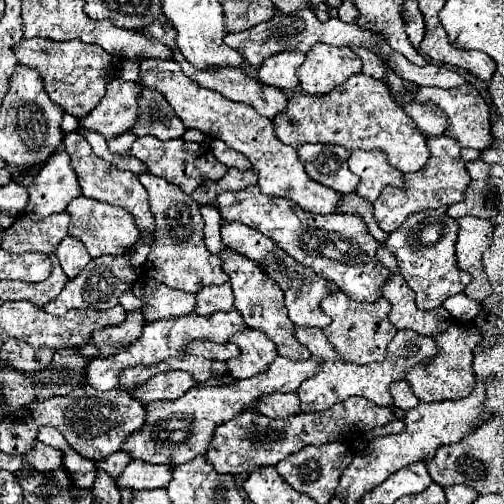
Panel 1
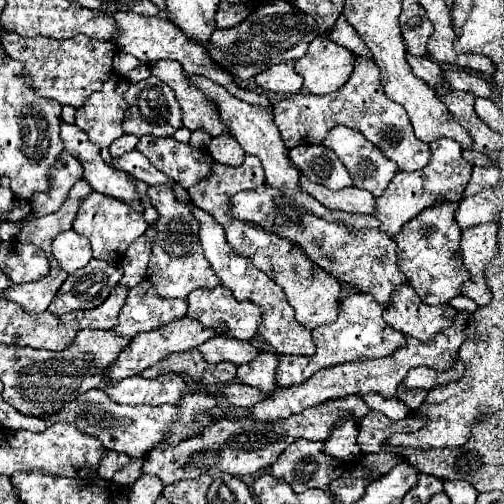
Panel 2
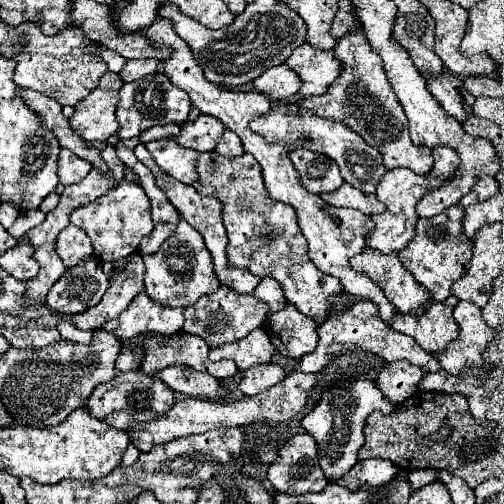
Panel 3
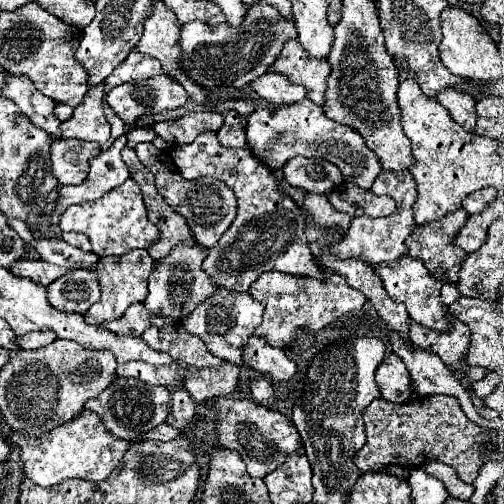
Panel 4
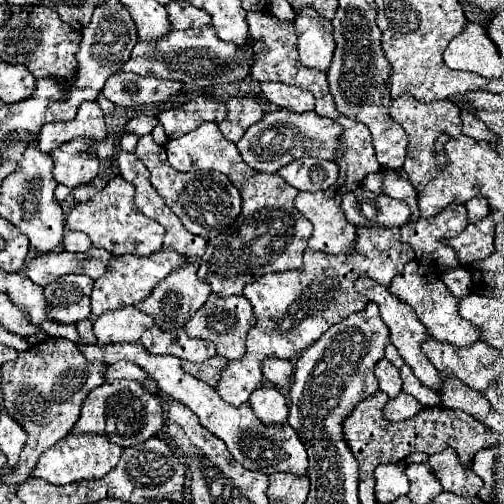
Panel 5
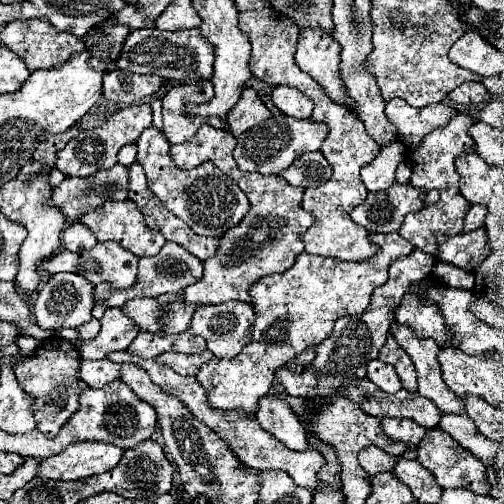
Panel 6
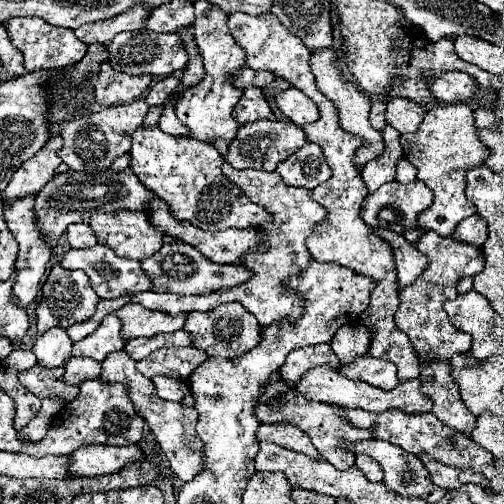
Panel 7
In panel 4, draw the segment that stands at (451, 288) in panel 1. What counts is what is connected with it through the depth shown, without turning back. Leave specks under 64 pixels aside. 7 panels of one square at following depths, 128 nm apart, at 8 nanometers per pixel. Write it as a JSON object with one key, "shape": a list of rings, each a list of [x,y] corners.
{"shape":[[[456,210],[436,222],[428,222],[428,224],[422,224],[418,226],[412,236],[408,236],[406,240],[406,248],[408,248],[408,256],[416,258],[416,260],[422,260],[426,270],[440,282],[456,282],[458,280],[458,272],[460,272],[460,266],[462,262],[466,260],[466,252],[462,248],[458,248],[454,244],[454,238],[456,234],[462,230],[462,226],[466,224],[466,218],[468,218],[468,212],[464,210]]]}

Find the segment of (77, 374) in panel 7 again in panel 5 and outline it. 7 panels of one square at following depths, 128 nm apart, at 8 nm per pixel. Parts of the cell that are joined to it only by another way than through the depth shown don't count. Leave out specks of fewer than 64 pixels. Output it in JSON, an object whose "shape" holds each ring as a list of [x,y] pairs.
{"shape":[[[116,362],[112,366],[108,366],[106,370],[106,382],[114,382],[114,380],[122,380],[122,378],[128,378],[128,380],[136,380],[136,382],[144,382],[148,380],[148,372],[144,368],[140,368],[138,364],[132,364],[132,362]]]}

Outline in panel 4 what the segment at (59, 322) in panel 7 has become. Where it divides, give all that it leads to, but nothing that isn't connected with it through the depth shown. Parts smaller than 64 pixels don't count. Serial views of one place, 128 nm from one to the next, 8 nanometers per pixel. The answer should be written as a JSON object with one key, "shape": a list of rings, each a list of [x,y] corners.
{"shape":[[[70,270],[48,286],[48,302],[56,310],[84,314],[100,300],[100,284],[94,270]]]}

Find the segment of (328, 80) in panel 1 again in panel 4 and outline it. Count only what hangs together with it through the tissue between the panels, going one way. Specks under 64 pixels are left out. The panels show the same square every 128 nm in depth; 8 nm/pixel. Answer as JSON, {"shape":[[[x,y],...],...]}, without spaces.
{"shape":[[[290,40],[278,60],[272,64],[272,70],[286,74],[292,84],[302,84],[306,88],[308,100],[314,104],[324,104],[326,80],[332,70],[326,58],[310,58],[298,40]]]}

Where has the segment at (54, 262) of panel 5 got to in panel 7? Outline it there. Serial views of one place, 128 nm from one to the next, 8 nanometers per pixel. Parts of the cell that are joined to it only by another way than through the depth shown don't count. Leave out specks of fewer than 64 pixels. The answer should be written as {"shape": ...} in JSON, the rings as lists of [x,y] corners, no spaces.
{"shape":[[[96,244],[92,248],[84,248],[84,250],[68,250],[64,254],[64,258],[60,260],[60,264],[66,270],[84,270],[90,278],[92,288],[96,290],[96,294],[100,298],[118,298],[118,296],[124,296],[130,292],[144,292],[144,290],[152,288],[152,282],[148,280],[148,276],[144,276],[144,270],[138,260],[120,258],[120,256],[116,256],[116,252],[112,252],[112,248],[108,248],[104,244]]]}

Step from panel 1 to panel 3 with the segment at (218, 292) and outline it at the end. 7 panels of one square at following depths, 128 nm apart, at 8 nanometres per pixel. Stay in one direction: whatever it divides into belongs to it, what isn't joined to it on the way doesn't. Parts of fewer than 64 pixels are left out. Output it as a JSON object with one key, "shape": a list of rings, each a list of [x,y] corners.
{"shape":[[[220,286],[216,292],[200,296],[198,302],[184,310],[184,314],[186,314],[186,322],[182,326],[184,332],[202,336],[208,346],[220,346],[228,342],[238,342],[246,338],[252,330],[260,328],[268,314],[268,306],[262,300],[256,300],[254,294],[236,294],[230,288]]]}

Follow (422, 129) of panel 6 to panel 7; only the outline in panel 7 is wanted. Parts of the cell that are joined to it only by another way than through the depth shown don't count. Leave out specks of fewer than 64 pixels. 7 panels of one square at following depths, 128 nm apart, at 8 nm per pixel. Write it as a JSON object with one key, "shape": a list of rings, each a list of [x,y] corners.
{"shape":[[[394,98],[388,102],[386,108],[386,122],[394,126],[400,134],[412,134],[418,130],[426,108],[414,104],[406,98]]]}

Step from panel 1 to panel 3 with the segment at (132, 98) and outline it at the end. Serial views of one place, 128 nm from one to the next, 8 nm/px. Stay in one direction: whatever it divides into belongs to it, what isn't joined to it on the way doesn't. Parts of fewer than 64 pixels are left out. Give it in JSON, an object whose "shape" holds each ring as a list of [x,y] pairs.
{"shape":[[[106,72],[100,78],[98,88],[94,88],[84,100],[80,100],[74,108],[74,116],[70,118],[70,126],[88,142],[106,142],[112,134],[118,132],[116,108],[118,108],[118,92],[122,88],[122,78],[114,72]]]}

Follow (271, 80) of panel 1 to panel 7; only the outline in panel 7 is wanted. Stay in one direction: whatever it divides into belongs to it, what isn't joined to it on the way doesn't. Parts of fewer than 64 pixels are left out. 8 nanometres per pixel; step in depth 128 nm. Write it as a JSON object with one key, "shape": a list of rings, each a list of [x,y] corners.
{"shape":[[[288,88],[280,92],[276,96],[276,106],[298,126],[306,126],[318,120],[318,106],[298,88]]]}

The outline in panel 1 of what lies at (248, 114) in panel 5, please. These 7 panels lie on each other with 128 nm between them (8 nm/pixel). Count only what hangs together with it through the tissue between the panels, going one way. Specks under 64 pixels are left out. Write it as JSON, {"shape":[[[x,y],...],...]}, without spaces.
{"shape":[[[212,140],[210,148],[212,148],[214,156],[216,156],[222,164],[226,164],[228,168],[238,168],[238,170],[248,170],[248,168],[252,168],[250,160],[248,160],[244,154],[240,154],[240,152],[236,152],[236,150],[232,150],[232,148],[228,148],[222,140]]]}

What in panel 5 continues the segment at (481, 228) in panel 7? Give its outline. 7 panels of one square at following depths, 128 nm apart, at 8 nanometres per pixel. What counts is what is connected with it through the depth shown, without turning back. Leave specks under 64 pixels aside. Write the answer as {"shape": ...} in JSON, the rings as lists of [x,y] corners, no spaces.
{"shape":[[[476,196],[472,200],[466,202],[466,210],[468,210],[468,220],[474,224],[478,222],[480,218],[484,218],[488,214],[488,200],[484,196]]]}

